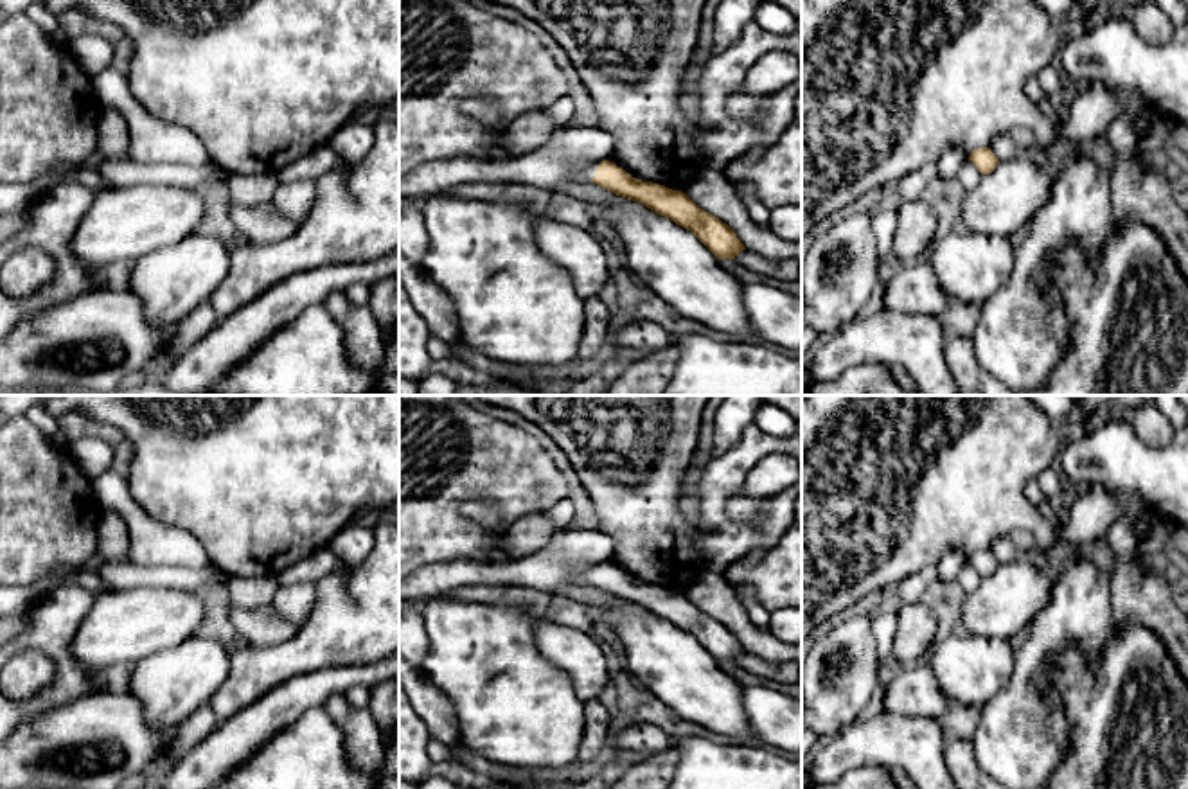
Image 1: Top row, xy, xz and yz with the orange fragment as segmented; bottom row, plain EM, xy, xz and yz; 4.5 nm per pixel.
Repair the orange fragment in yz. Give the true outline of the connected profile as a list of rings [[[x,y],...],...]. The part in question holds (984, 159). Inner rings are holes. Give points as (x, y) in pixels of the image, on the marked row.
[[[978,147],[978,149],[974,149],[969,155],[969,160],[978,167],[978,171],[981,174],[992,173],[997,167],[997,164],[999,164],[997,156],[992,153],[990,147]]]

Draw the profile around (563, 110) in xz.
[[[564,95],[546,106],[557,126],[568,124],[577,115],[577,106],[572,97]]]

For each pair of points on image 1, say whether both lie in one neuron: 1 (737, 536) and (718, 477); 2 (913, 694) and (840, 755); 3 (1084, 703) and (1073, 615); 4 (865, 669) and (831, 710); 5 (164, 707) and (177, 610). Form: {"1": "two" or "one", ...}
{"1": "one", "2": "two", "3": "two", "4": "one", "5": "two"}

